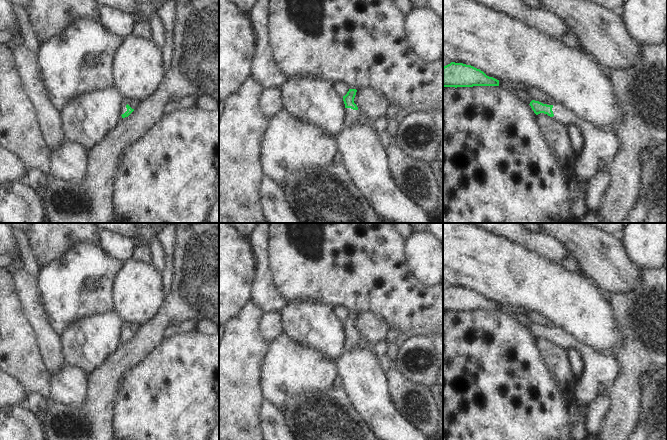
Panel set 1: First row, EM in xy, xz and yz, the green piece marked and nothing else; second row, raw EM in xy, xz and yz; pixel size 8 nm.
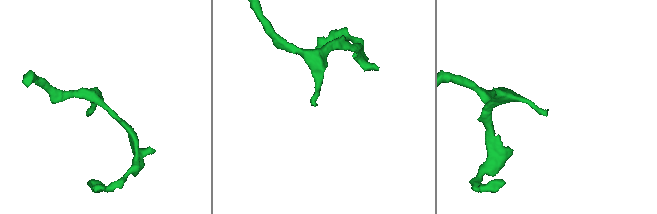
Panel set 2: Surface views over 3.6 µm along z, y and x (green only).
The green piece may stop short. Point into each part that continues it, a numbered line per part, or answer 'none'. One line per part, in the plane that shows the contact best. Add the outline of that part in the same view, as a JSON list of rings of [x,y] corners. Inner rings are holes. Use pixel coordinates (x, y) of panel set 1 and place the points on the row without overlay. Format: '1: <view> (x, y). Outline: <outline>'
1: xz (351, 339). Outline: [[[345,332],[345,345],[346,348],[350,348],[353,345],[357,344],[359,339],[358,334],[353,334],[351,332]]]

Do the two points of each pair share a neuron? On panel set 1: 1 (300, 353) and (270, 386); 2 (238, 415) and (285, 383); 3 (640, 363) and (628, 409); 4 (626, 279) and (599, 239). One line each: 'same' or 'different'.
1: same
2: different
3: same
4: same

